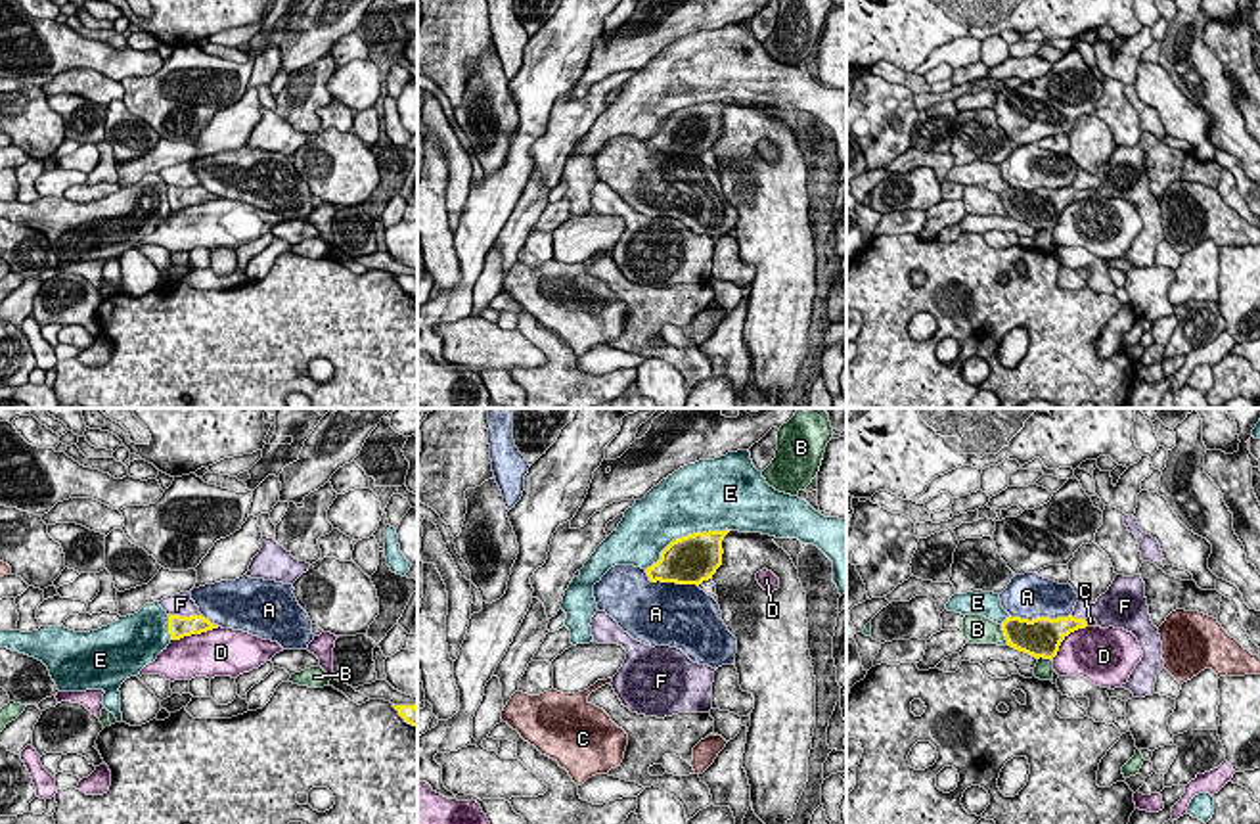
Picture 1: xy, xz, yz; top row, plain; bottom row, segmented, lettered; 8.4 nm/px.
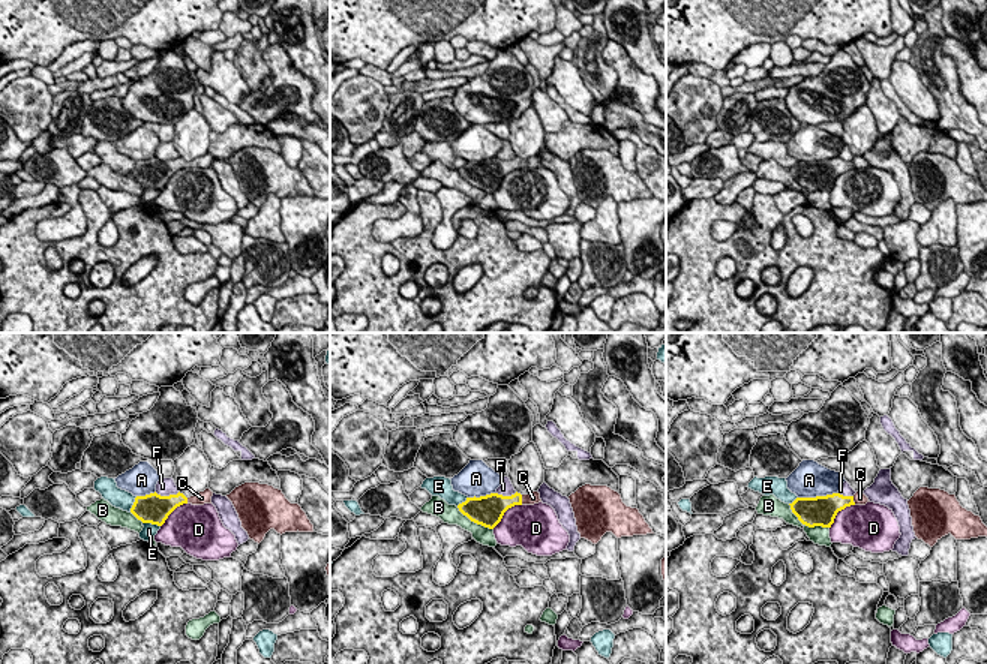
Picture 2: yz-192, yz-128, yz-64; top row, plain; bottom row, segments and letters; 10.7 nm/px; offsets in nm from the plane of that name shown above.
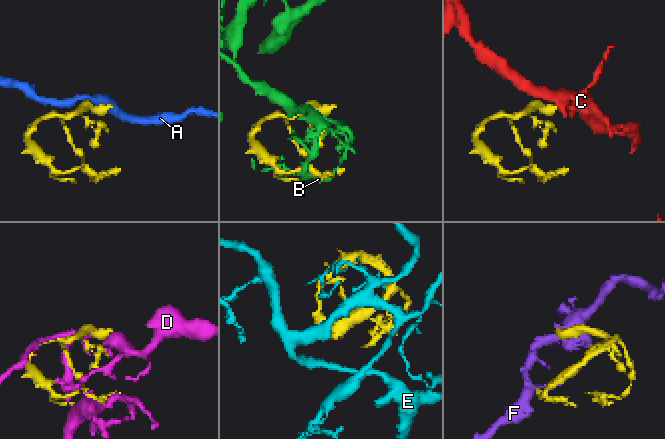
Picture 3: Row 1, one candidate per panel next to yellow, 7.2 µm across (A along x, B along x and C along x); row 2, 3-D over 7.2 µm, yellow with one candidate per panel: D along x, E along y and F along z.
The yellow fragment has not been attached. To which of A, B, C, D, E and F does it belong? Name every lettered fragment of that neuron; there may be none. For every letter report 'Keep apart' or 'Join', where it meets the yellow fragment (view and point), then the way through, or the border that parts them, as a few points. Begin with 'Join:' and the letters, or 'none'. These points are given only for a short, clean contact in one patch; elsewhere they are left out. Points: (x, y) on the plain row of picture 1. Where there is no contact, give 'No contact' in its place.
Join: C
A: Keep apart. Touches yellow at yz (1040, 188)
B: Keep apart. Touches yellow at yz (1004, 206)
C: Join. Touches yellow at yz (1086, 194). Path across: yz (1057, 200), (1071, 194), (1086, 194), (1090, 192)
D: Keep apart. Touches yellow at xy (194, 204)
E: Keep apart. Touches yellow at xz (684, 108)
F: Keep apart. Touches yellow at xy (184, 188). Boundary: xy (169, 184), (200, 186)

